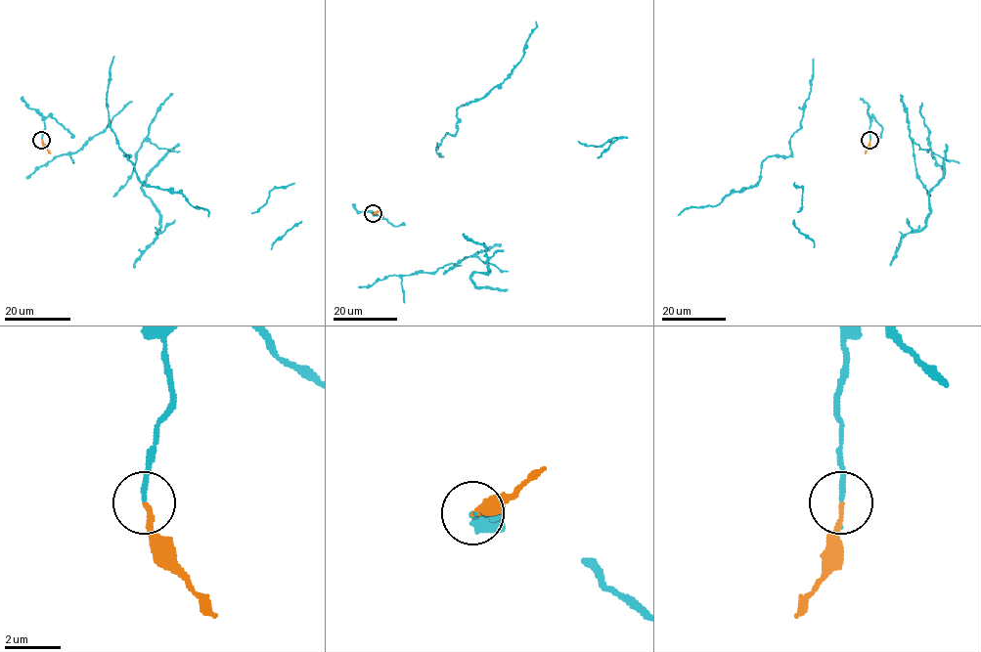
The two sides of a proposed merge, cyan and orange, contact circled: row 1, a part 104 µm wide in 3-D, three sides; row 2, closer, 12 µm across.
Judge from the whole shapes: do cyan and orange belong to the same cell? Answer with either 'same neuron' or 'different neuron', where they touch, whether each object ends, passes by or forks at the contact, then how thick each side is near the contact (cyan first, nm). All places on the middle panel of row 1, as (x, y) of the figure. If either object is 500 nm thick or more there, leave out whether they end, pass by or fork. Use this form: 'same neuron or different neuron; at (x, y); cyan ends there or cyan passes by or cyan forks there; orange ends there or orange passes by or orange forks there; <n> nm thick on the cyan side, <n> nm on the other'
same neuron; at (373, 213); cyan ends there; orange ends there; 170 nm thick on the cyan side, 180 nm on the other

